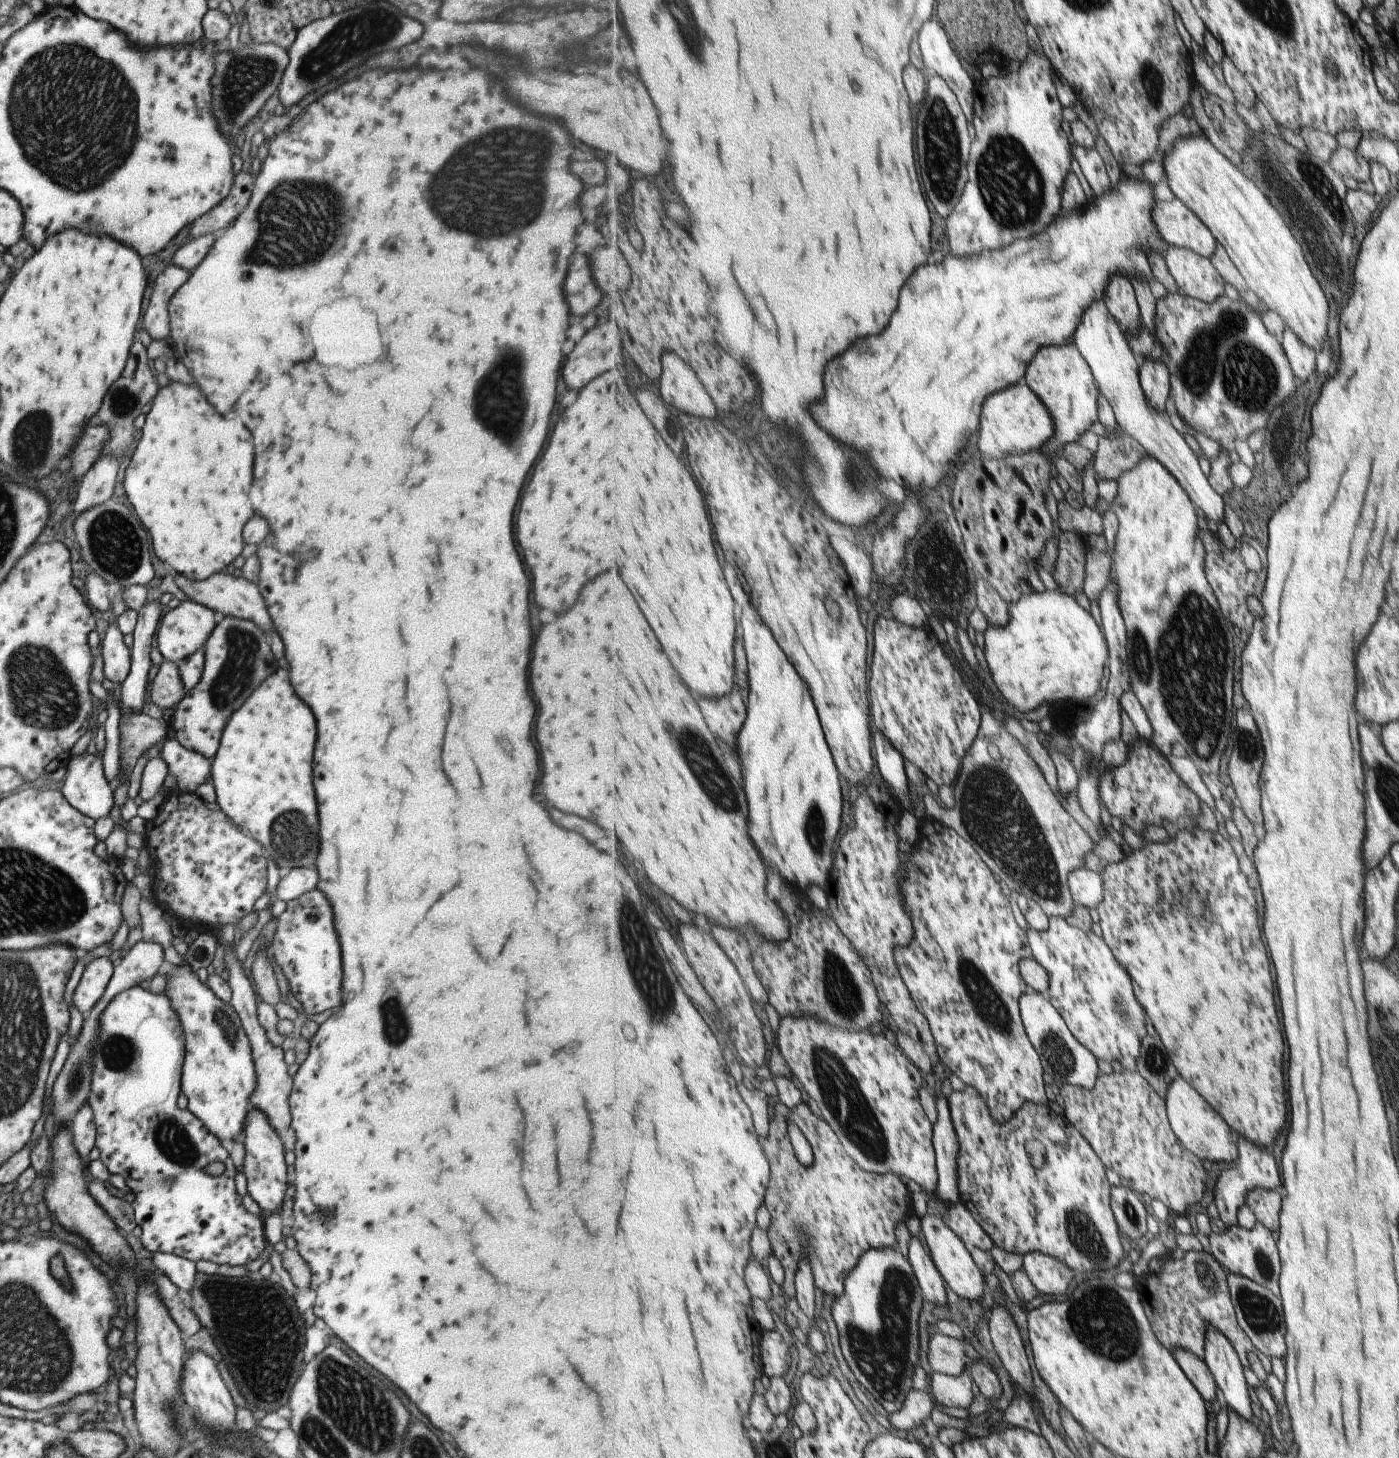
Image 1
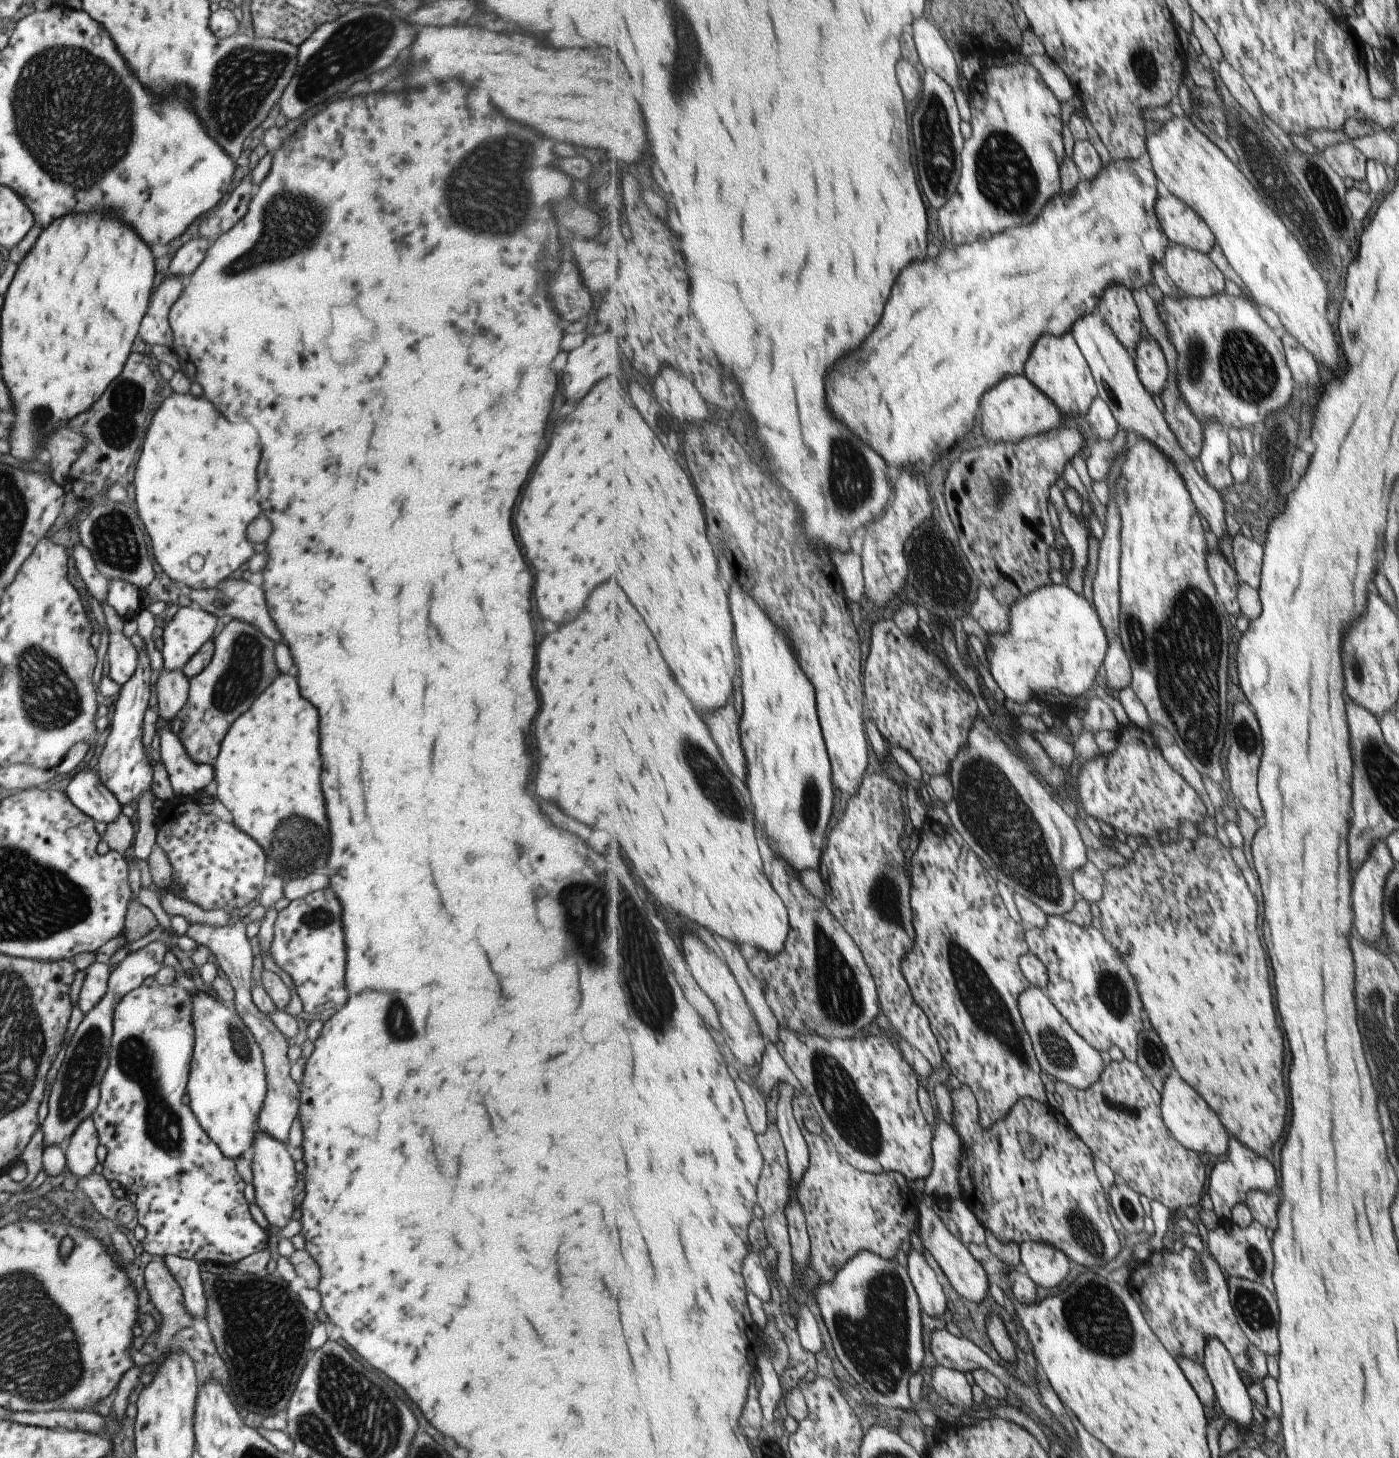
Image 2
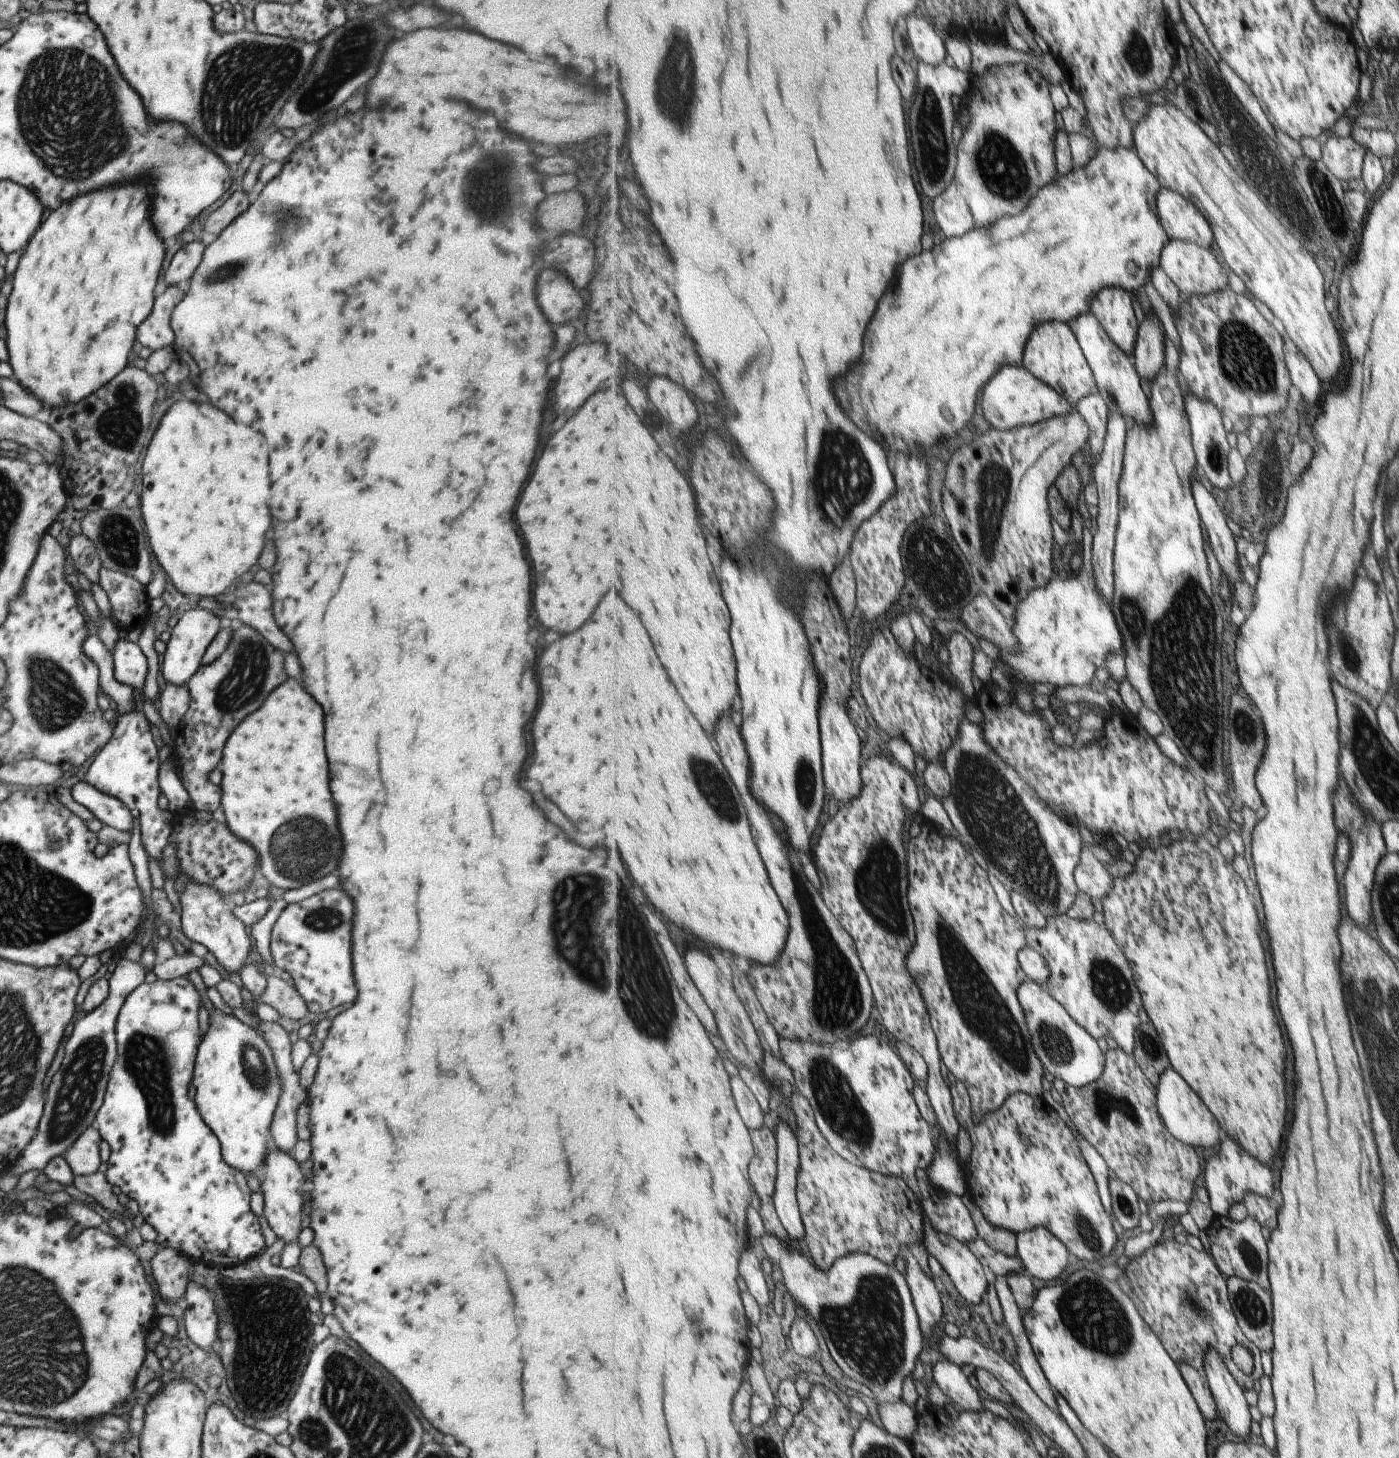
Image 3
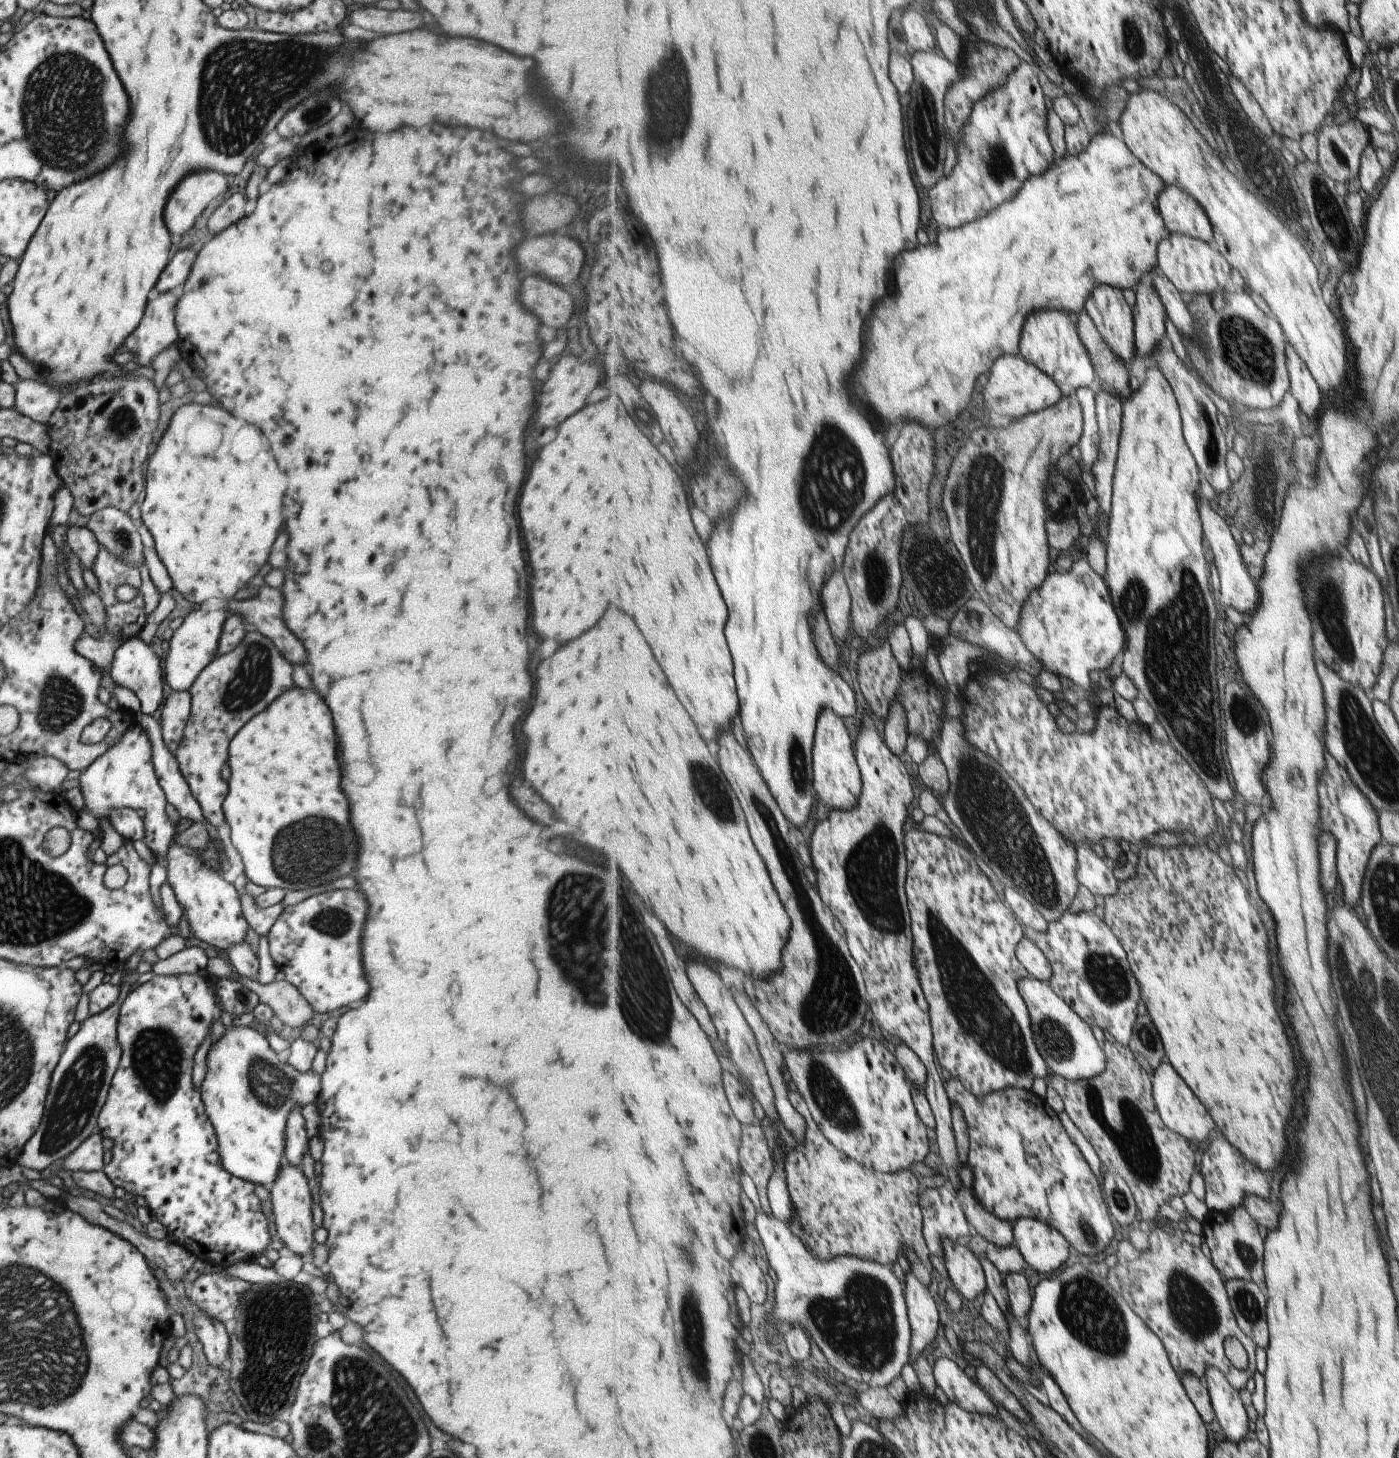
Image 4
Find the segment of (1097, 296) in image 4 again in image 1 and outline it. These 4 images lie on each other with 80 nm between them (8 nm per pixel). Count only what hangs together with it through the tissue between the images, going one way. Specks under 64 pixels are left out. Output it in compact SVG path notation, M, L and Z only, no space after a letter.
M1113 275L1108 280L1104 299L1126 334L1129 331L1136 333L1143 327L1136 290L1129 275Z

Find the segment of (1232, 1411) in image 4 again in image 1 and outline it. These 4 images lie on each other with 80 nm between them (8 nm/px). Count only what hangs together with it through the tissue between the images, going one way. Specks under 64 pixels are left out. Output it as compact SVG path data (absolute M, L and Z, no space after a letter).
M1213 1325L1208 1328L1205 1348L1205 1362L1213 1371L1228 1408L1249 1420L1253 1416L1253 1408L1240 1354L1230 1338Z

